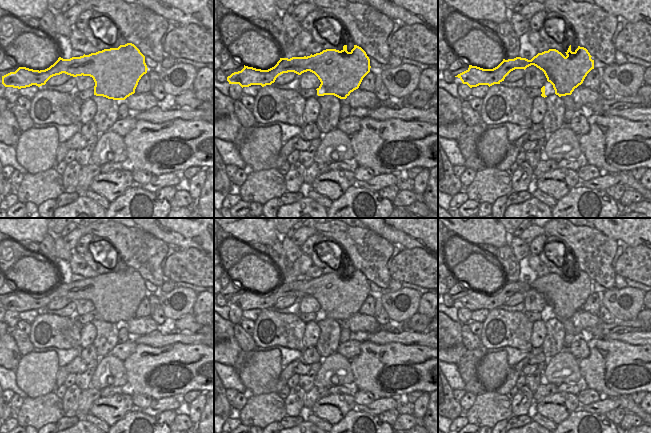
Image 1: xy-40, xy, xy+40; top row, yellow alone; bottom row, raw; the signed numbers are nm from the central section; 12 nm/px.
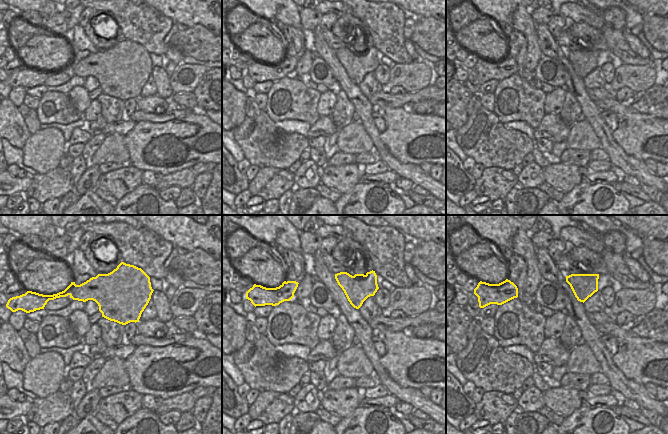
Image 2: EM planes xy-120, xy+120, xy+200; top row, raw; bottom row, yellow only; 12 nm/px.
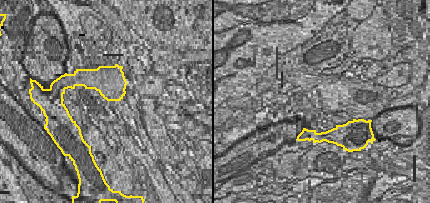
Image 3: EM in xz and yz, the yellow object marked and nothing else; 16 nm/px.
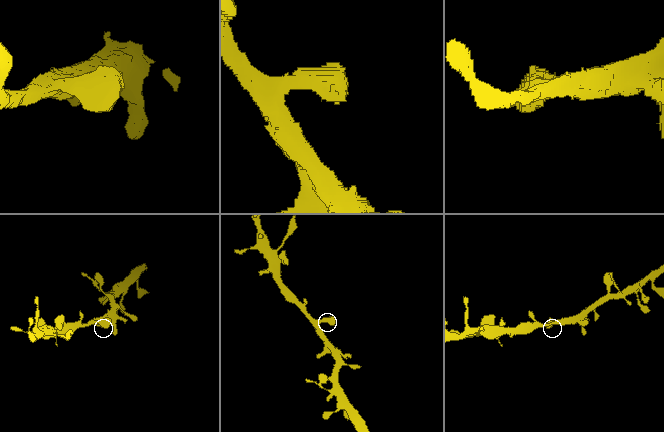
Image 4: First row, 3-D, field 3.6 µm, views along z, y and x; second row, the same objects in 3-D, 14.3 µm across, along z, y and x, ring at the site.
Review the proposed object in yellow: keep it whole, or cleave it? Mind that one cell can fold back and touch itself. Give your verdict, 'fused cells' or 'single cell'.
single cell

